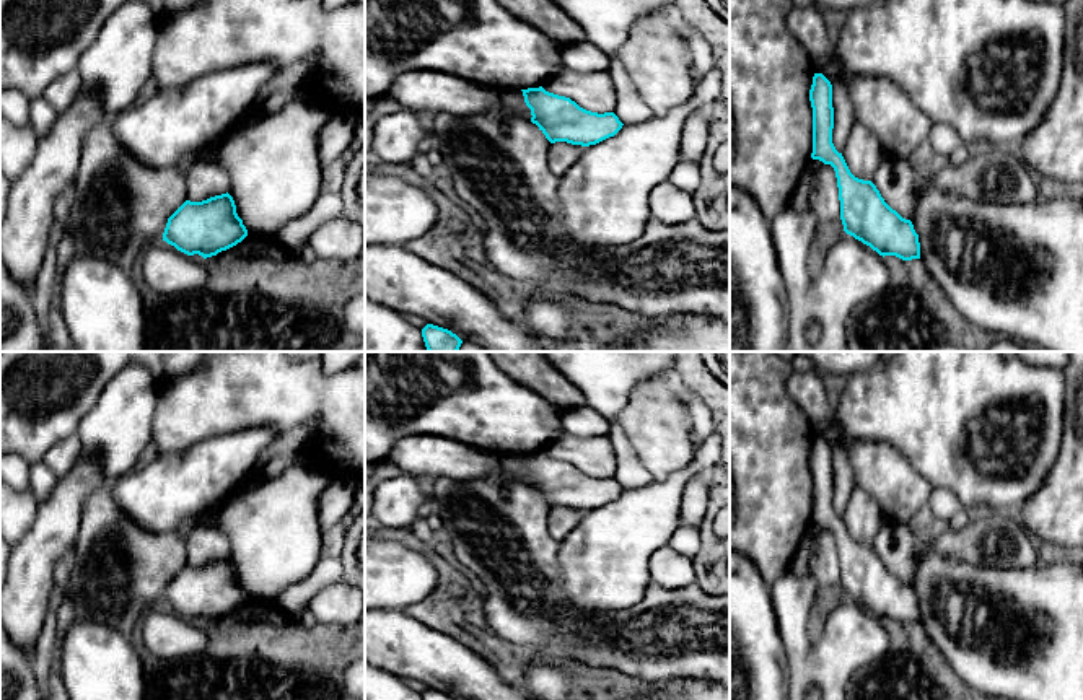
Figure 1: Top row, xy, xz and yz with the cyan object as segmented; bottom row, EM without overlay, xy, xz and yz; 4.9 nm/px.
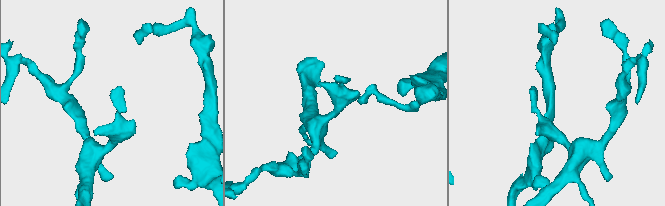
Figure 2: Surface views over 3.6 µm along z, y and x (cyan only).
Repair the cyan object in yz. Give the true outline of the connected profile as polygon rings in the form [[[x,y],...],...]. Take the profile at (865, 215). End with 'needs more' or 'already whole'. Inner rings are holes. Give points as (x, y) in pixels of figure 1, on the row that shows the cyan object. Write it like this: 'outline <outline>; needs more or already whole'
outline [[[822,73],[813,77],[809,101],[813,107],[811,158],[831,164],[835,171],[844,231],[883,257],[920,259],[919,234],[912,221],[892,210],[871,181],[855,177],[842,153],[835,150],[832,85]]]; already whole

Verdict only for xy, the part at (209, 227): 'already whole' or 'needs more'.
already whole

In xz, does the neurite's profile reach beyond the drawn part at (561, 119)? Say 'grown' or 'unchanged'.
unchanged

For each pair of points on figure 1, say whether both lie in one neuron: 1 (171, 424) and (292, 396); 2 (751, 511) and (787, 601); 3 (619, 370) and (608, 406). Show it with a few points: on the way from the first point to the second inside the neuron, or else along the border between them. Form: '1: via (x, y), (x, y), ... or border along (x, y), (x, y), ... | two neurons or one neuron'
1: via (201, 402), (219, 396), (263, 396) | one neuron
2: border along (787, 568), (769, 585) | two neurons
3: via (611, 378), (608, 381), (608, 398) | one neuron

